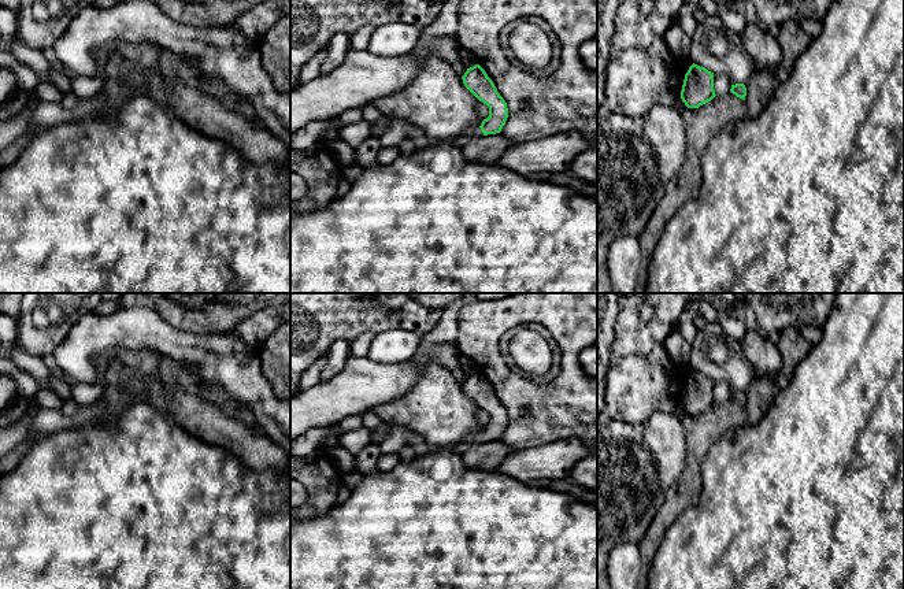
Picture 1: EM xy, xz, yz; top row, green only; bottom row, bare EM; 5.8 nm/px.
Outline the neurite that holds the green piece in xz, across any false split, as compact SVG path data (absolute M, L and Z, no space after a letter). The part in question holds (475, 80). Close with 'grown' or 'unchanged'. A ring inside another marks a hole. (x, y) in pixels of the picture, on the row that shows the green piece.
M479 64L467 68L462 79L464 86L489 107L489 116L479 126L464 130L462 136L471 138L500 133L508 118L508 108L493 81Z; grown

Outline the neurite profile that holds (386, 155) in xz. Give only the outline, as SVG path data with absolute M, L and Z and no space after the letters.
M382 147L378 153L378 162L381 164L392 163L400 155L397 147Z

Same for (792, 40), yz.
M788 21L781 25L777 41L782 56L778 78L783 81L792 73L797 58L805 51L811 38L797 22Z

